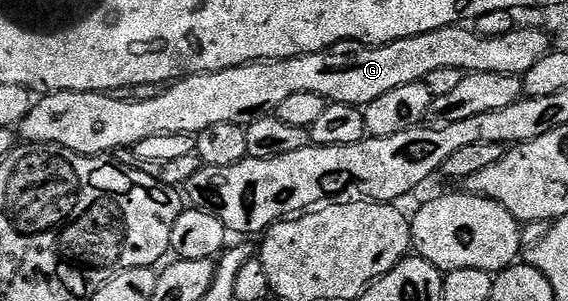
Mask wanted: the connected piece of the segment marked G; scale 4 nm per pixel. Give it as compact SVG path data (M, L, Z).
M456 24L454 26L446 26L440 30L430 30L424 34L418 34L412 38L402 38L396 42L389 42L386 46L373 46L370 44L364 44L362 42L341 42L338 46L330 46L328 50L322 50L321 52L313 52L312 54L302 54L296 58L272 58L270 60L264 60L261 62L247 62L244 66L231 66L228 70L218 70L212 74L191 74L188 78L178 79L166 87L162 92L155 96L151 100L141 100L140 102L127 102L125 99L119 99L116 96L112 96L107 92L92 92L89 94L79 94L76 90L61 90L58 92L47 92L42 95L43 98L32 105L31 110L25 116L25 120L19 123L17 130L21 135L23 133L22 141L30 144L33 142L48 142L54 146L64 146L69 148L73 152L78 154L97 154L100 156L110 155L110 150L119 150L122 146L127 148L134 148L138 142L145 140L145 136L157 136L158 134L190 134L197 136L205 128L213 128L213 124L237 124L243 126L244 124L250 124L257 118L265 118L274 115L278 111L279 106L287 99L288 96L294 96L296 92L313 92L317 96L326 98L328 103L340 102L341 104L349 104L350 106L364 107L370 104L373 100L377 100L377 96L385 96L385 92L393 92L393 88L401 88L401 84L413 84L414 82L421 82L427 79L429 72L433 72L437 68L457 68L464 72L470 72L476 74L477 72L497 72L498 74L517 74L525 75L529 72L529 68L533 68L533 64L537 64L537 60L541 60L552 49L552 39L546 30L524 30L514 28L509 31L507 35L493 36L492 38L486 38L485 36L476 33L474 29L462 30L462 25Z

